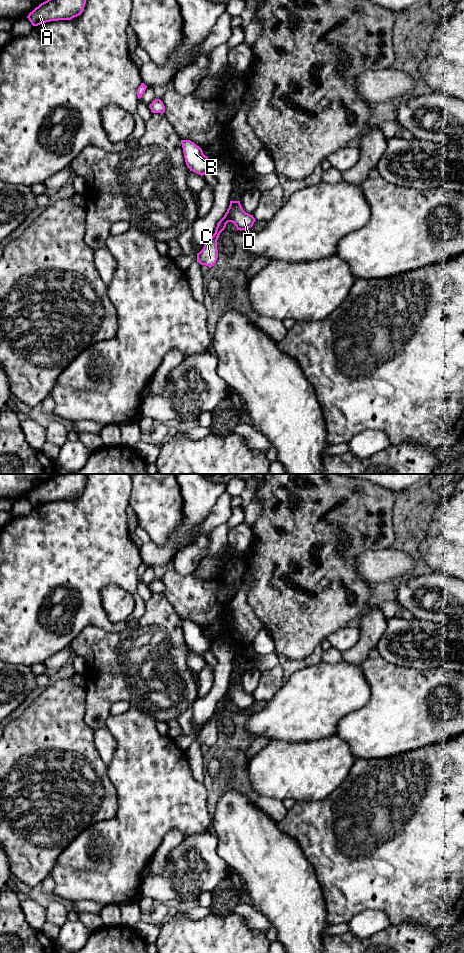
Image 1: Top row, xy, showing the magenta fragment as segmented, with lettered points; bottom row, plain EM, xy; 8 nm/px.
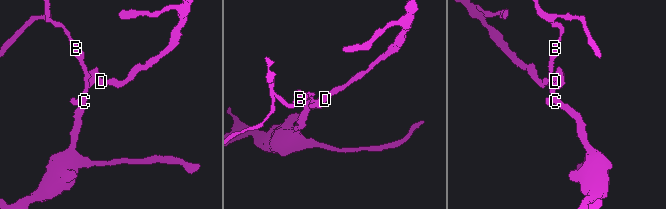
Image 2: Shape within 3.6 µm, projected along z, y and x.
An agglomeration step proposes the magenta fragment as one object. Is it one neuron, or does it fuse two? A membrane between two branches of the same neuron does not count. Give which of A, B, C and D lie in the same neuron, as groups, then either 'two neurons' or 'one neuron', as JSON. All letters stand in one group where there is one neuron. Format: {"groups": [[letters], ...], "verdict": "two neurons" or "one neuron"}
{"groups": [["A", "B", "C"], ["D"]], "verdict": "two neurons"}

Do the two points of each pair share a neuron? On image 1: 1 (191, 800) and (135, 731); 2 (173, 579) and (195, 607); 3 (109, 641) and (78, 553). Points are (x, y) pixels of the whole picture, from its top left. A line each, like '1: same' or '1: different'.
1: same
2: same
3: different

